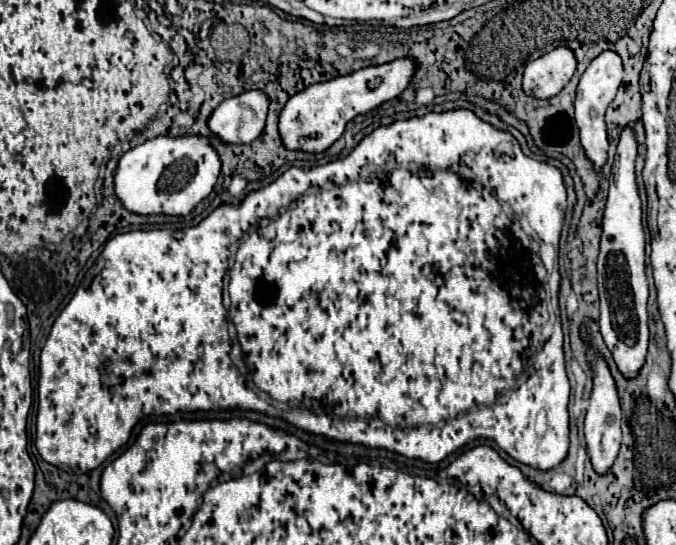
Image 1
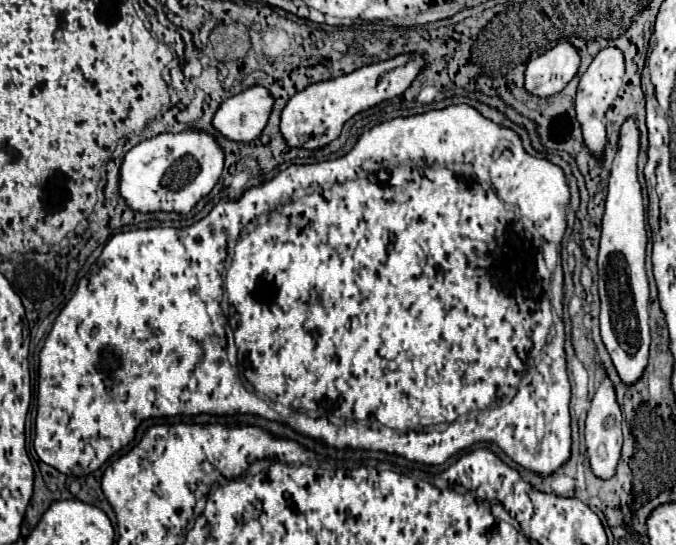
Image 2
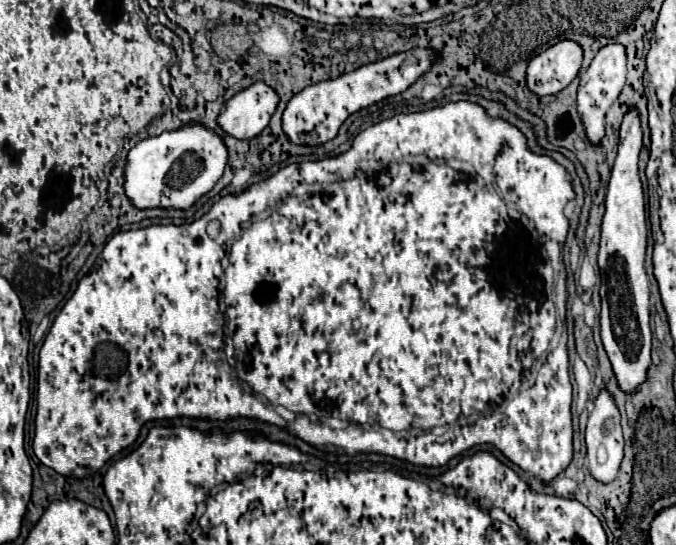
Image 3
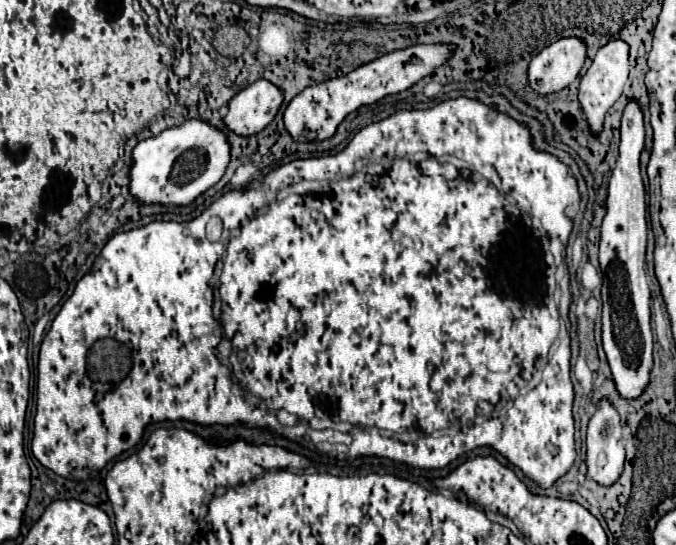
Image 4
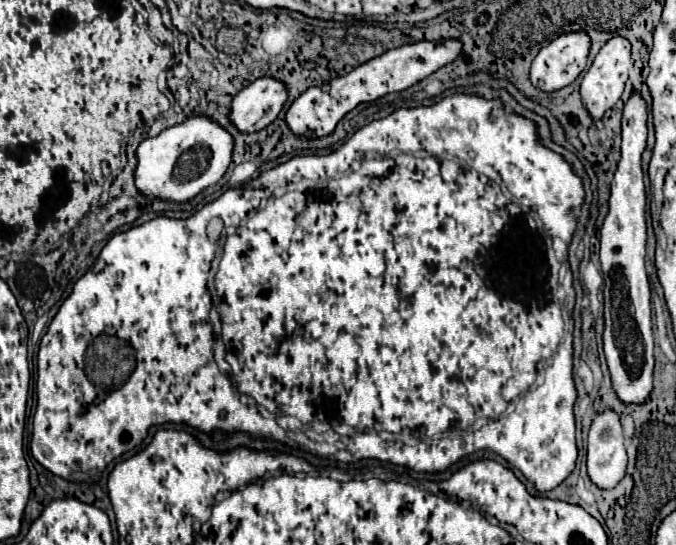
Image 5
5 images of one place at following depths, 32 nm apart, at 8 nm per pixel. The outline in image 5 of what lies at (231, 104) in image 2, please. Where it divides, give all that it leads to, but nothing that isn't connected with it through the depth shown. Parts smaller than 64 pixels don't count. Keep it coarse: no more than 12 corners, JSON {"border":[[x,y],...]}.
{"border":[[258,78],[240,90],[230,122],[260,132],[286,102],[284,84]]}

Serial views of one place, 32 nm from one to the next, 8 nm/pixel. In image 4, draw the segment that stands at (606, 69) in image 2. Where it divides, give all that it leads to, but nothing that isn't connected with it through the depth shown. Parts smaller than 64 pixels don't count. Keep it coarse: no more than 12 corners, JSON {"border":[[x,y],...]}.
{"border":[[610,40],[580,78],[592,136],[628,80],[628,46]]}

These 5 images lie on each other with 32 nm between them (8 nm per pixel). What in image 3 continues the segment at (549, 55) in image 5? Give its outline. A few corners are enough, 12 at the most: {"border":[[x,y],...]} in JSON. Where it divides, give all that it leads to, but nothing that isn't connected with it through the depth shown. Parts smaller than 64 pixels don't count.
{"border":[[562,40],[530,60],[526,86],[558,94],[576,78],[580,46]]}

